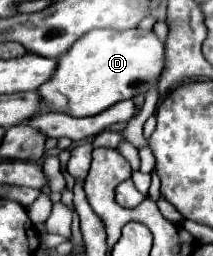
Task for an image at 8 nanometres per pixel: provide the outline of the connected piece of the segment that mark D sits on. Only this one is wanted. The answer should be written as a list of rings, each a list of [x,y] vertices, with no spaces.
[[[94,29],[82,35],[66,55],[58,57],[58,67],[50,81],[38,87],[38,95],[46,99],[48,111],[66,111],[74,117],[90,117],[110,105],[132,99],[158,81],[164,67],[164,43],[152,31],[142,29]]]

